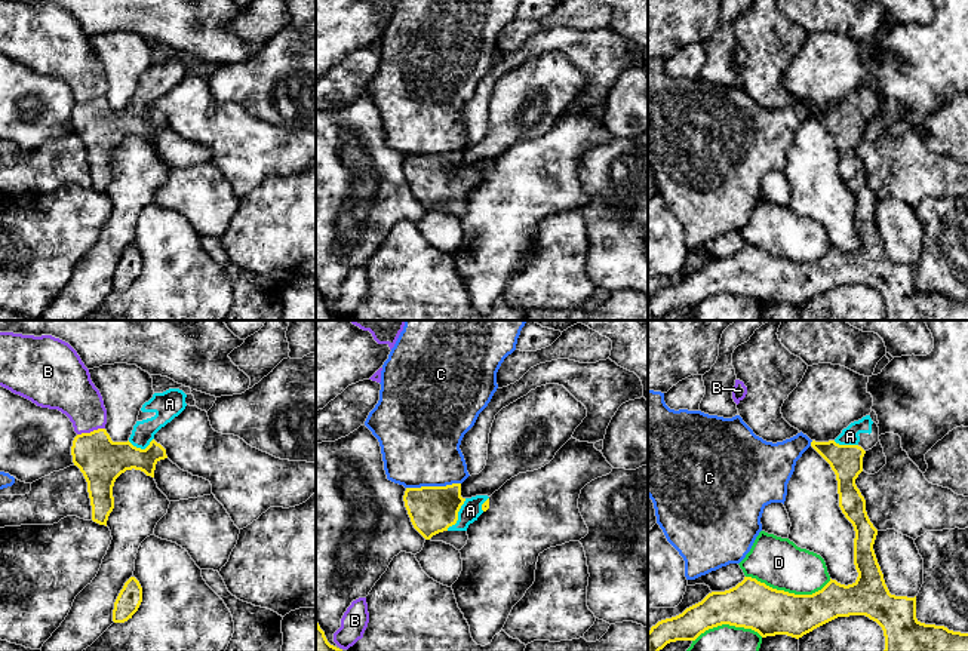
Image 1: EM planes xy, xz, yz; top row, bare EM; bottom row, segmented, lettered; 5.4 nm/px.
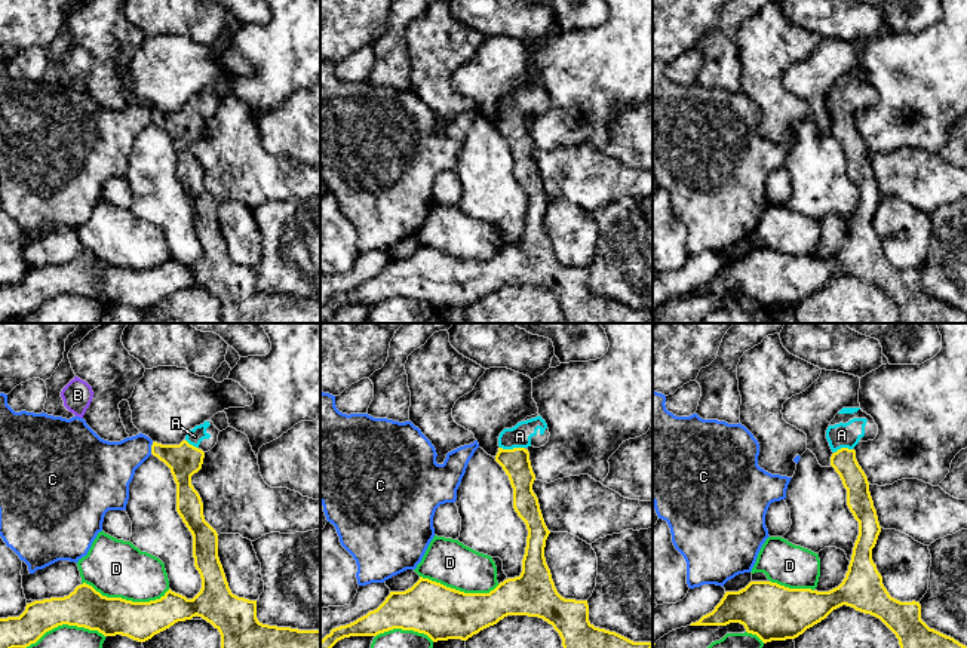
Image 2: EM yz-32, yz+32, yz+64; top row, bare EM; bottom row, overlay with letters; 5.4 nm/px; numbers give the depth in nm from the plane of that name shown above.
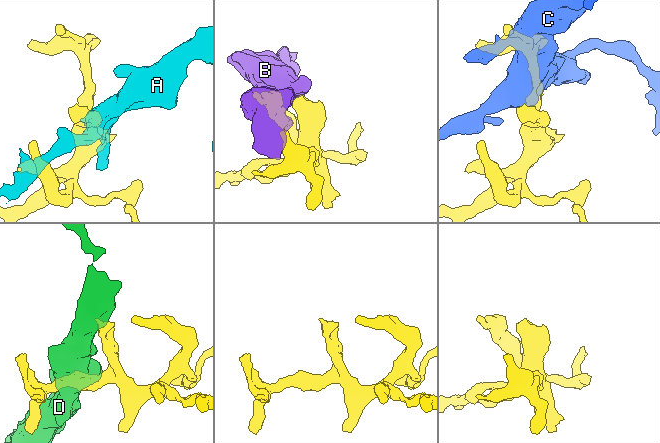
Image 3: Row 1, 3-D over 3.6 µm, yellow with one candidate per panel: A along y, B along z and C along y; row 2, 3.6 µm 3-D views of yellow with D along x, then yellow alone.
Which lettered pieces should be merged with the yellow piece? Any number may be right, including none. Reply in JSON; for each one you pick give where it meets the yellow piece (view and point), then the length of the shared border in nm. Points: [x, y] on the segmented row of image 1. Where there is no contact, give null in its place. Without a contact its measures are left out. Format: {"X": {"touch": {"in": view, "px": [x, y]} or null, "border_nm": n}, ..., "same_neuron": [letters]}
{"A": {"touch": {"in": "xz", "px": [457, 515]}, "border_nm": 200}, "same_neuron": ["A"]}

